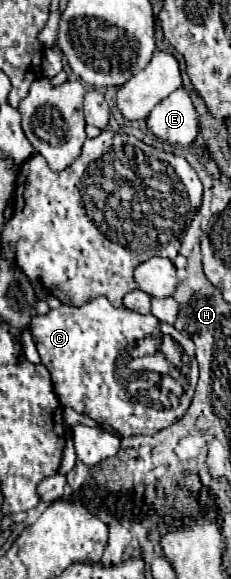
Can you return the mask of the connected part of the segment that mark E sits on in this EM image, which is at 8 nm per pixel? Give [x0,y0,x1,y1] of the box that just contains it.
[147,87,199,147]

